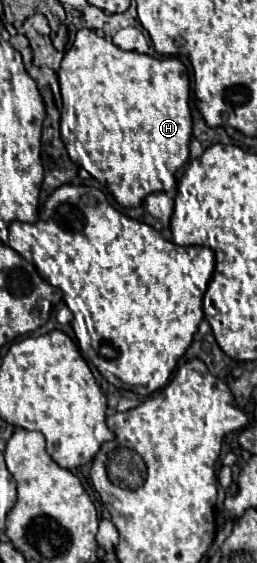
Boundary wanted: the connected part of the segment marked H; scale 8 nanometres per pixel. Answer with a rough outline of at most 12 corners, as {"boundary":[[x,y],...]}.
{"boundary":[[81,29],[61,139],[123,207],[189,161],[189,73]]}

